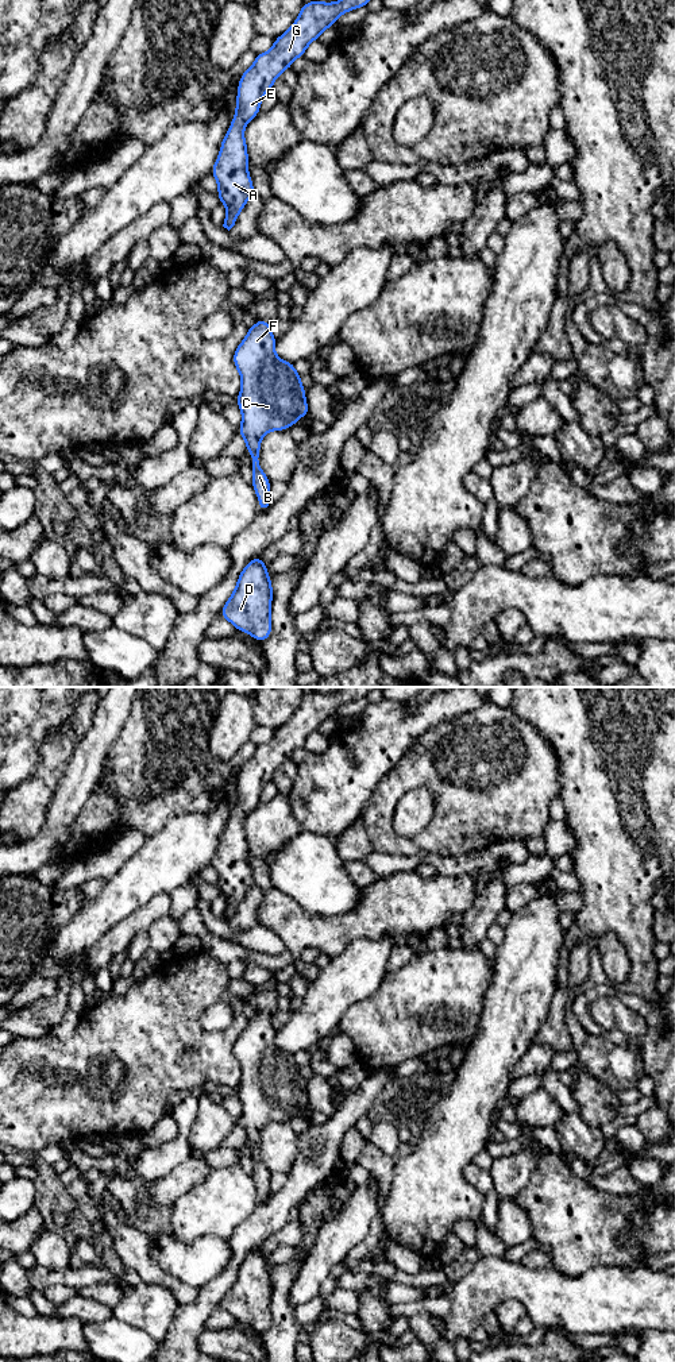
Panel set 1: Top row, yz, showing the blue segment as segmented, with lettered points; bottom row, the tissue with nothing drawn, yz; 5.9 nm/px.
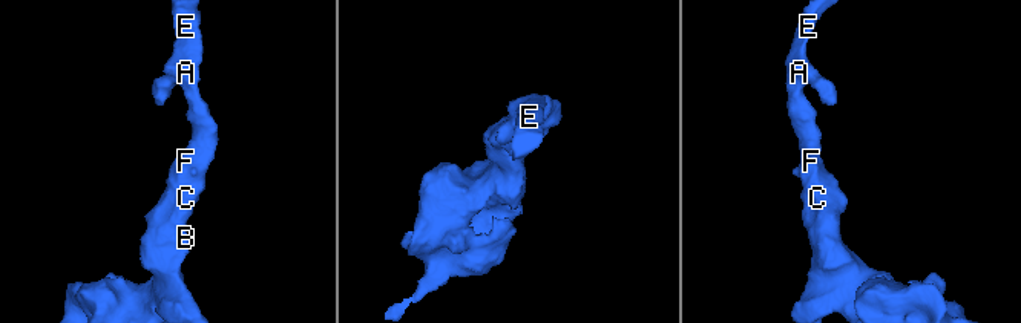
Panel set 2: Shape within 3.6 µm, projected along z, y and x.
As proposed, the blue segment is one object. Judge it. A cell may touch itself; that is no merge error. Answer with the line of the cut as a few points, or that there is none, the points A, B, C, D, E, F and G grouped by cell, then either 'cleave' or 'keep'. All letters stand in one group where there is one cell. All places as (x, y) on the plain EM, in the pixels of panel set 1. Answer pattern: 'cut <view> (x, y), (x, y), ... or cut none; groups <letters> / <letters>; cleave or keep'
cut none; groups A B C D E F G; keep

